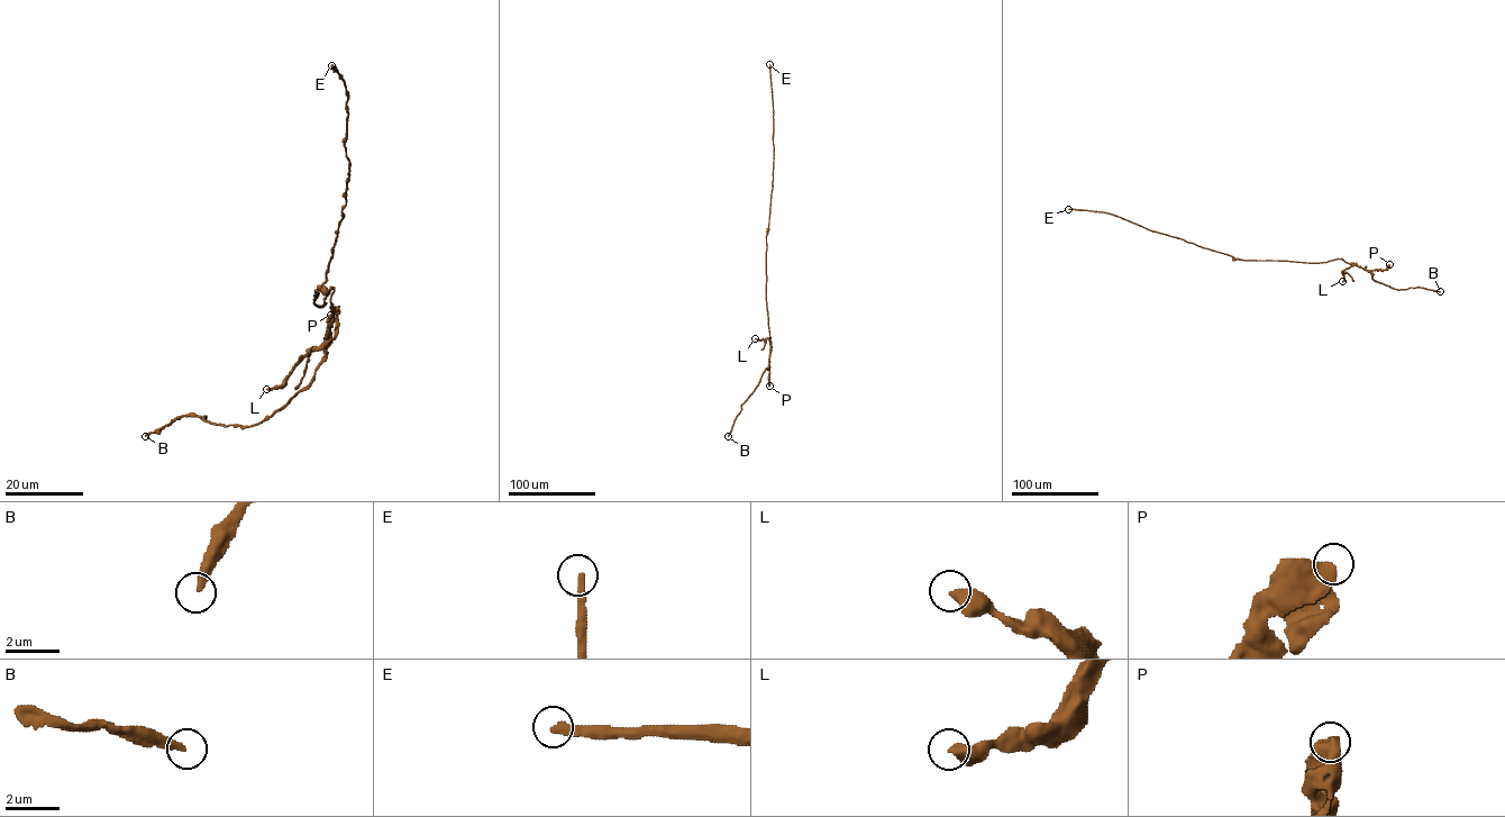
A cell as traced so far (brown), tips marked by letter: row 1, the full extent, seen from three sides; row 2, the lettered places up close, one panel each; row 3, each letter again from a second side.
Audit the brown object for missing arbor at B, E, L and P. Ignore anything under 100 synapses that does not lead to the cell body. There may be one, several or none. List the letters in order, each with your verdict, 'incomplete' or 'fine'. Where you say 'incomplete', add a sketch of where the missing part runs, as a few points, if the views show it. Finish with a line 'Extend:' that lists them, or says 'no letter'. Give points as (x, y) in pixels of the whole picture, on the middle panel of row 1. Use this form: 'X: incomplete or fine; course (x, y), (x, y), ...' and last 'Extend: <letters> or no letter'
B: fine
E: incomplete
L: fine
P: fine
Extend: E

